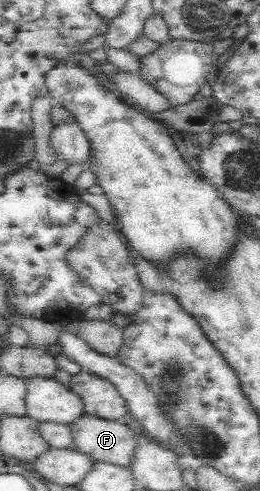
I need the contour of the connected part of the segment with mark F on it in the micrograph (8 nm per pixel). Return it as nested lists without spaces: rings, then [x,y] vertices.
[[[83,412],[70,422],[73,448],[87,454],[93,461],[128,466],[136,443],[136,432],[130,426],[120,424],[117,419],[107,420]]]

